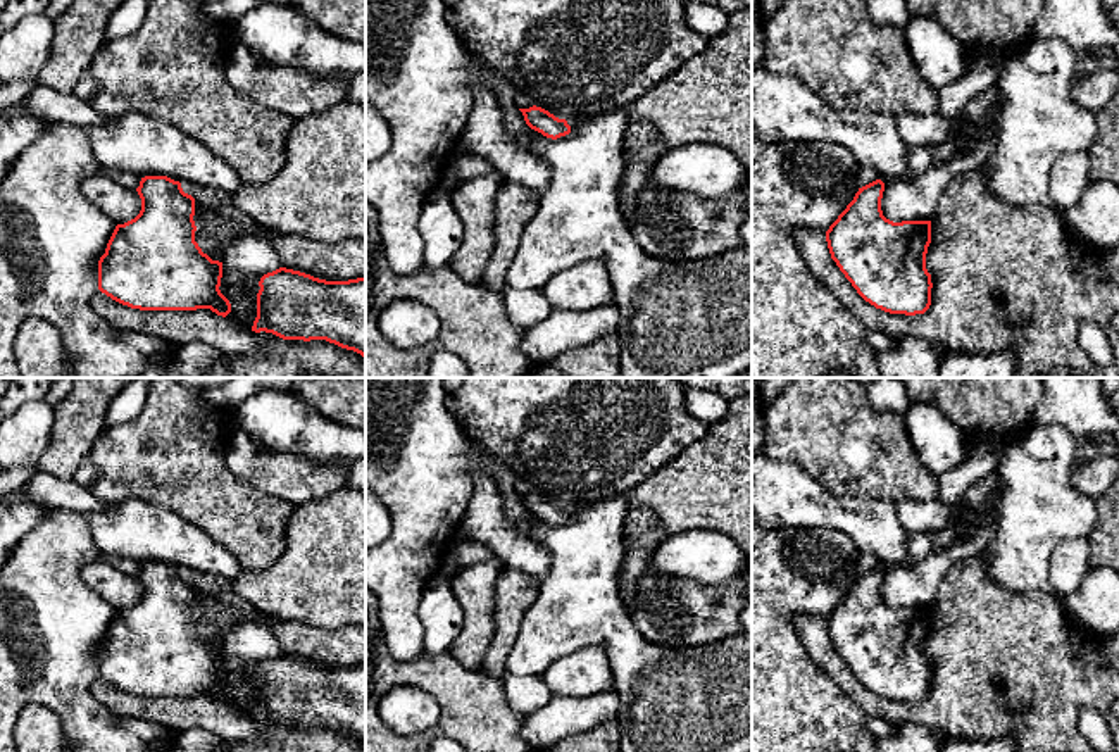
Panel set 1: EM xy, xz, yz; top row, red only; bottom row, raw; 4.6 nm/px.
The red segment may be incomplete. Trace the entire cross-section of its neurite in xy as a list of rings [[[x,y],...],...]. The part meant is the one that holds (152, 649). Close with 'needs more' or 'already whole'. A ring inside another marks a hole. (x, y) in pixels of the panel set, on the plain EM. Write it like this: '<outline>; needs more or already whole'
[[[145,562],[136,574],[140,600],[117,611],[98,647],[98,676],[112,686],[140,697],[210,695],[226,704],[229,686],[221,680],[222,649],[212,647],[195,628],[195,585],[167,562]]]; already whole

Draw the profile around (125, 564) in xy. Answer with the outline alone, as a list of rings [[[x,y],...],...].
[[[109,555],[105,557],[116,569],[119,569],[124,574],[133,574],[136,576],[140,573],[141,562],[133,561],[129,557],[121,557],[121,555]]]

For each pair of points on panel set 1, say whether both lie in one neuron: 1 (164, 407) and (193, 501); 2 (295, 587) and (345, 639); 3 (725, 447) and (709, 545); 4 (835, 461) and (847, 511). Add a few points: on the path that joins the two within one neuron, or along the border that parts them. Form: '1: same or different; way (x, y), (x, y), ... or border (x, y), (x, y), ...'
1: same; way (176, 430), (180, 464), (192, 478)
2: different; border (297, 620), (321, 628), (347, 626)
3: different; border (671, 533), (719, 530), (733, 540)
4: different; border (809, 475), (833, 494), (883, 501)

